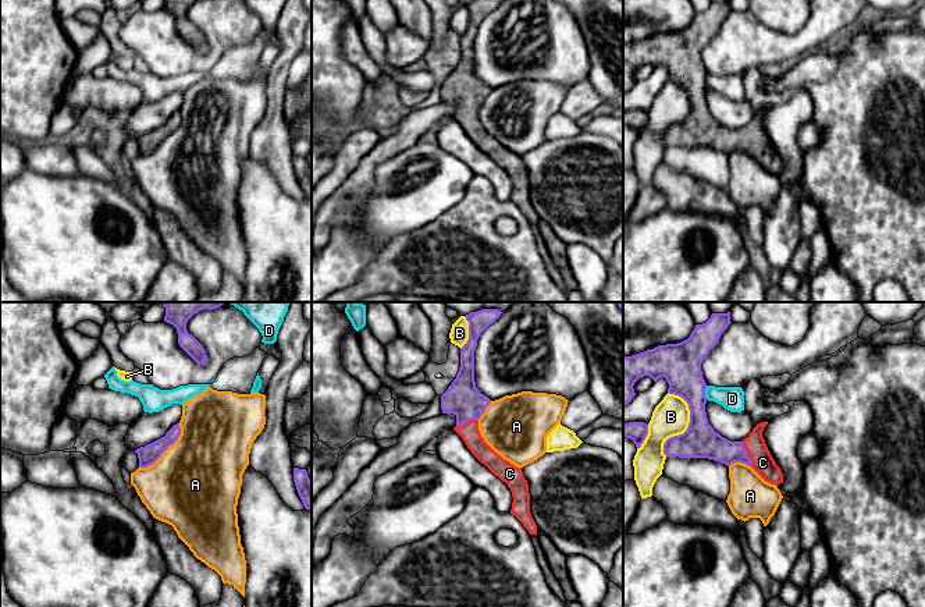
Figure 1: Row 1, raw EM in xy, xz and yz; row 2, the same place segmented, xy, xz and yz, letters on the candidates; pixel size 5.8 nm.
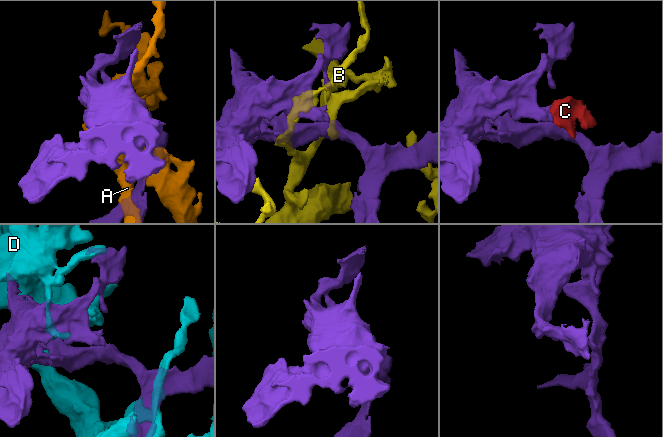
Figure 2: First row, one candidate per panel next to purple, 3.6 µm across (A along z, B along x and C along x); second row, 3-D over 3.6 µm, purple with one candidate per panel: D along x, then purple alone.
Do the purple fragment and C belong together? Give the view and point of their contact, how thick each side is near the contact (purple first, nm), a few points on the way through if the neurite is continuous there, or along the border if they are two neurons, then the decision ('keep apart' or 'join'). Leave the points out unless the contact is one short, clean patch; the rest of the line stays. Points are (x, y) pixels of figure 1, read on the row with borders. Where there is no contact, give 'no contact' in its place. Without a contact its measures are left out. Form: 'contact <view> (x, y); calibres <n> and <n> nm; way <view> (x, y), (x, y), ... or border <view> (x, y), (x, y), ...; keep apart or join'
contact yz (746, 454); calibres 180 and 130 nm; way yz (704, 443), (746, 454), (754, 454), (762, 462); join

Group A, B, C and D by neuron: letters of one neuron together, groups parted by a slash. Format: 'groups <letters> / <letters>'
groups A / B / C / D

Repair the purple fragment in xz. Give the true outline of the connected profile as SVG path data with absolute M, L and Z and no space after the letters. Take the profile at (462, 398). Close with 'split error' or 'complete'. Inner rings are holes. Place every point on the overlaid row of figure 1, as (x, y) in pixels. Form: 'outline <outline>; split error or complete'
outline M481 309L465 316L469 322L469 340L460 348L460 368L456 379L441 395L441 409L442 413L453 413L456 416L453 430L462 437L472 454L510 489L513 497L510 514L529 530L547 585L554 594L566 603L563 589L551 571L547 555L540 546L540 529L530 512L529 484L522 468L515 466L497 454L484 441L478 430L478 419L491 404L491 400L476 387L474 351L481 333L492 324L501 313L499 309Z; split error

